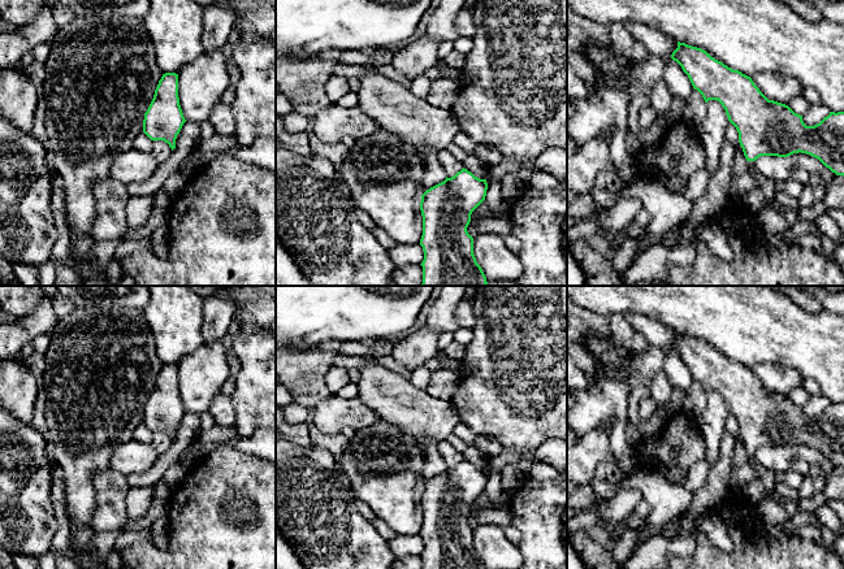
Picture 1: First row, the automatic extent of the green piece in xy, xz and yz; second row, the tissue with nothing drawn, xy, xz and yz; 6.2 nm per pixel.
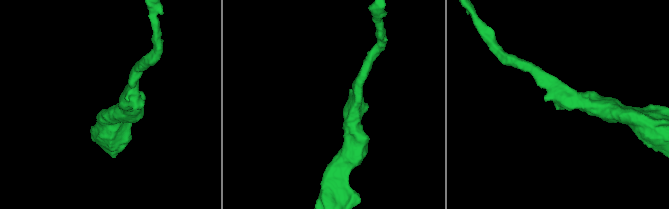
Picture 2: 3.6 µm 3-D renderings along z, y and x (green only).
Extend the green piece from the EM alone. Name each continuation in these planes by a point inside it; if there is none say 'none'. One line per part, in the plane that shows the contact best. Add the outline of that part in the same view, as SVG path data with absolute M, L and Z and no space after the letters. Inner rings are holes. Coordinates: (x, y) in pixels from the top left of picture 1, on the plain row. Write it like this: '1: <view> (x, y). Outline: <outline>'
none

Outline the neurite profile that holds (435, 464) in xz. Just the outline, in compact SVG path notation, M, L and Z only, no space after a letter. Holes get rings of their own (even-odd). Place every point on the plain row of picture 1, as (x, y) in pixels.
M434 439L427 440L427 456L424 459L424 469L421 473L423 485L430 478L446 470L446 462L438 452L438 442Z

